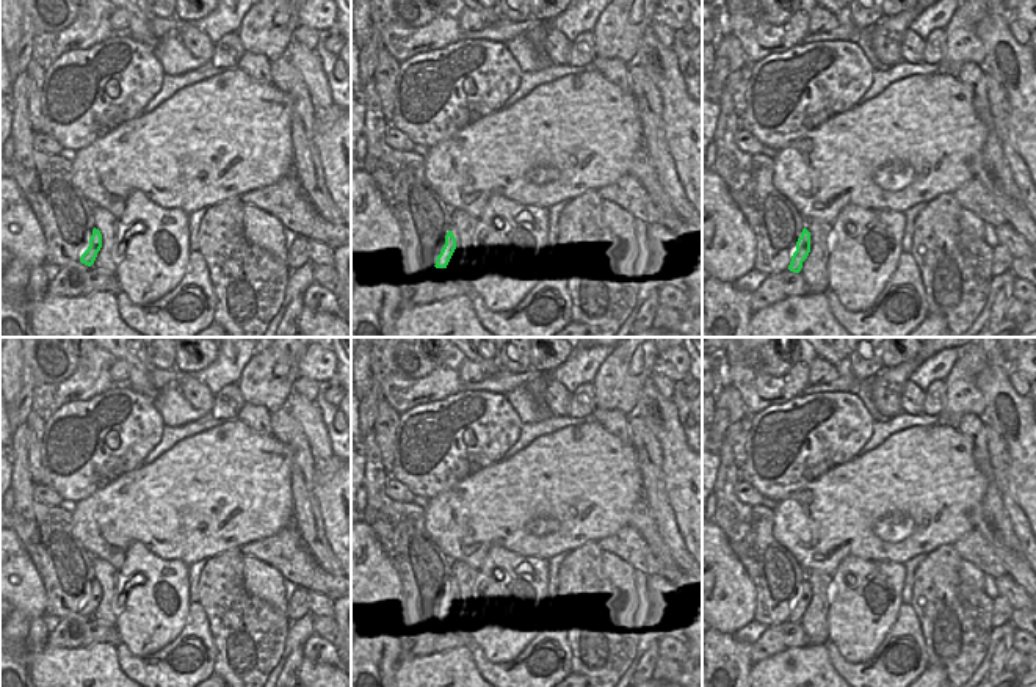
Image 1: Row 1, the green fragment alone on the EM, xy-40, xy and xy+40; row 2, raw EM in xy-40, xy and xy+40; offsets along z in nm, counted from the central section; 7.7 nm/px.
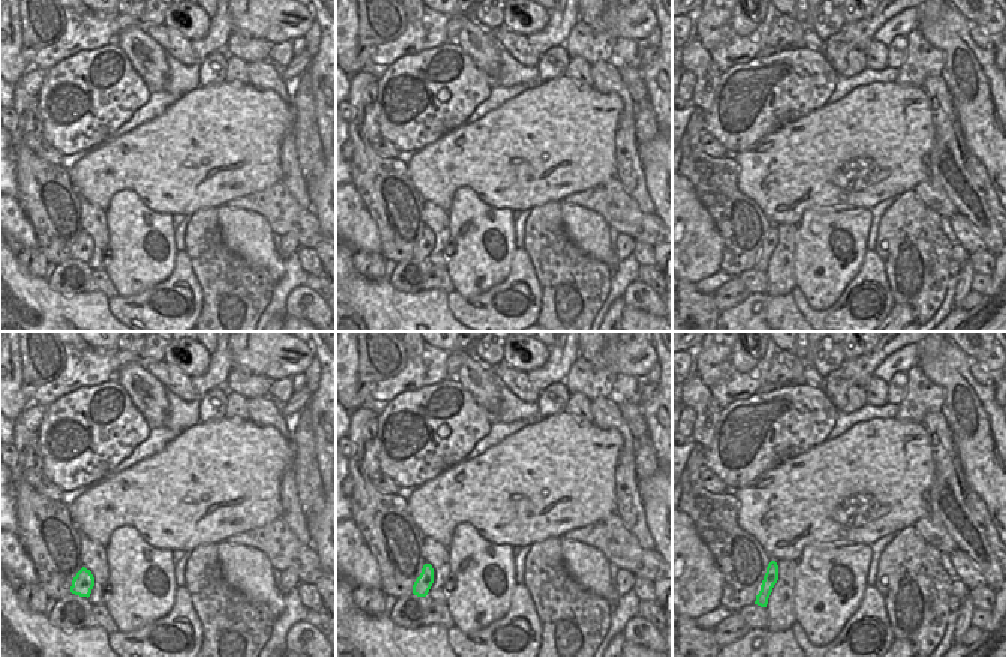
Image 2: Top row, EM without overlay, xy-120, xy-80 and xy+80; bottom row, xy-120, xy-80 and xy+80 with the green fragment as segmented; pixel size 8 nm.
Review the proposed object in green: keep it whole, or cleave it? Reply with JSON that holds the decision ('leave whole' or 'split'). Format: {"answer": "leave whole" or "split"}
{"answer": "leave whole"}

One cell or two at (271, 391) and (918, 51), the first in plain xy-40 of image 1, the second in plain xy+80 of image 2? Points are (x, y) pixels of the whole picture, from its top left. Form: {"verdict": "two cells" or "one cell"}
{"verdict": "one cell"}

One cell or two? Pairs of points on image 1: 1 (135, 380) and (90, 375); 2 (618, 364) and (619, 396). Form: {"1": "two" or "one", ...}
{"1": "two", "2": "one"}

